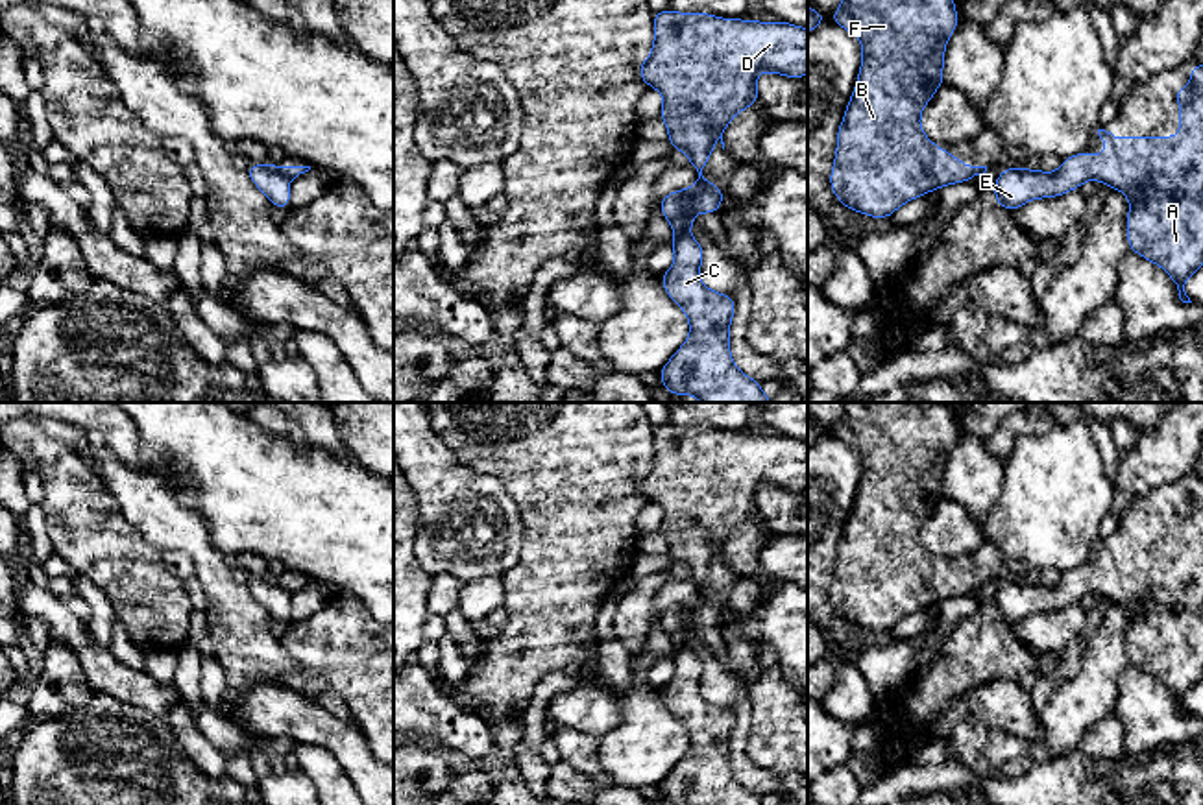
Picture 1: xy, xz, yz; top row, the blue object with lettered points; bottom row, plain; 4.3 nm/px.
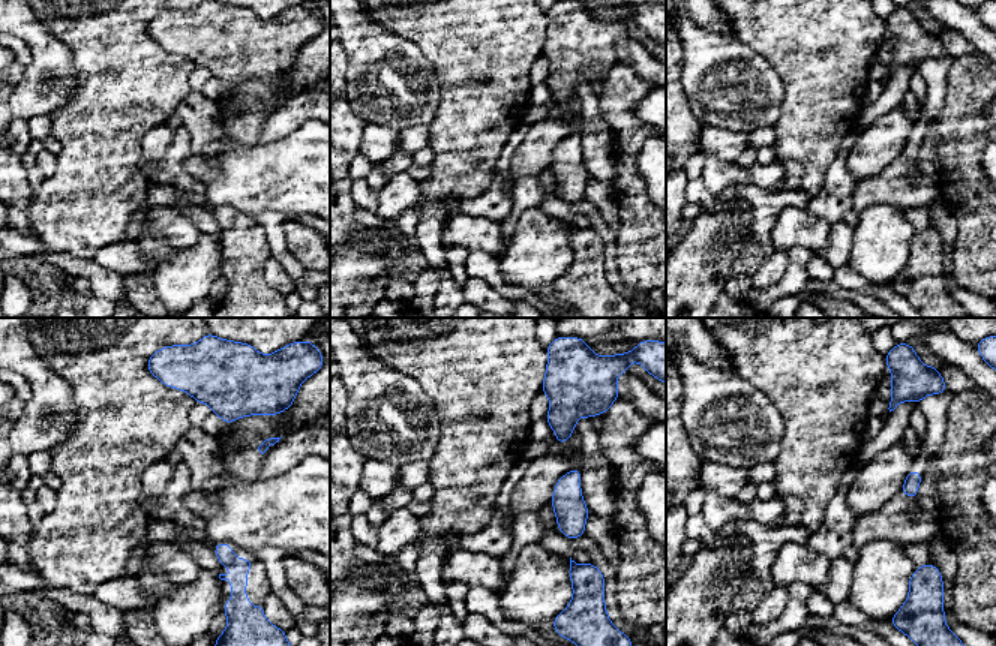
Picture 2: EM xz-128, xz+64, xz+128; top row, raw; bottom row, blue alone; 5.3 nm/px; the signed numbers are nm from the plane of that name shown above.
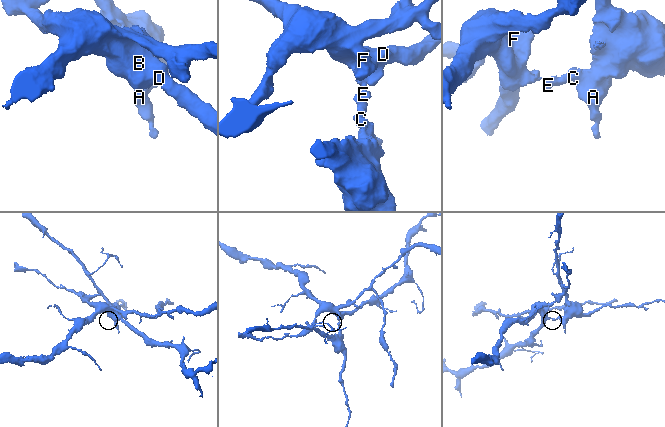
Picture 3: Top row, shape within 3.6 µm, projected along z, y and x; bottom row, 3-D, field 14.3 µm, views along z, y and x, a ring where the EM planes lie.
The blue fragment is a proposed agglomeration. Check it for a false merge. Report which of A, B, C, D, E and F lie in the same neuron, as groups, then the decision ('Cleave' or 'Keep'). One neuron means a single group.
Groups: A C E / B D F. Cleave

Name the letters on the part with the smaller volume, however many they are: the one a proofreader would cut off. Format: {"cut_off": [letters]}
{"cut_off": ["A", "C", "E"]}

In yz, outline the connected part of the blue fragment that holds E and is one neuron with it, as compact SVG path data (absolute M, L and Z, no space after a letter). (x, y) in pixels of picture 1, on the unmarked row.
M1196 476L1190 486L1188 502L1173 502L1181 519L1179 550L1140 550L1135 554L1124 548L1120 554L1105 543L1098 543L1107 563L1094 571L1081 565L1061 576L1053 587L1042 583L1005 582L992 598L996 617L1016 624L1029 613L1055 611L1079 602L1094 593L1124 606L1131 617L1127 626L1127 655L1131 665L1164 681L1179 703L1183 716L1192 716L1185 705L1185 694L1203 679L1203 478Z

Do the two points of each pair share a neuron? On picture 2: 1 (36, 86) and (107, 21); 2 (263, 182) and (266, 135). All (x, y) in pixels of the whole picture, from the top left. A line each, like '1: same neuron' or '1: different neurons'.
1: different neurons
2: different neurons

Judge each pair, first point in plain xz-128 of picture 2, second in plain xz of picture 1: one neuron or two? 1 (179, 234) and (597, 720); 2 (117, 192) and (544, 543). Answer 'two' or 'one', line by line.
1: one
2: one

